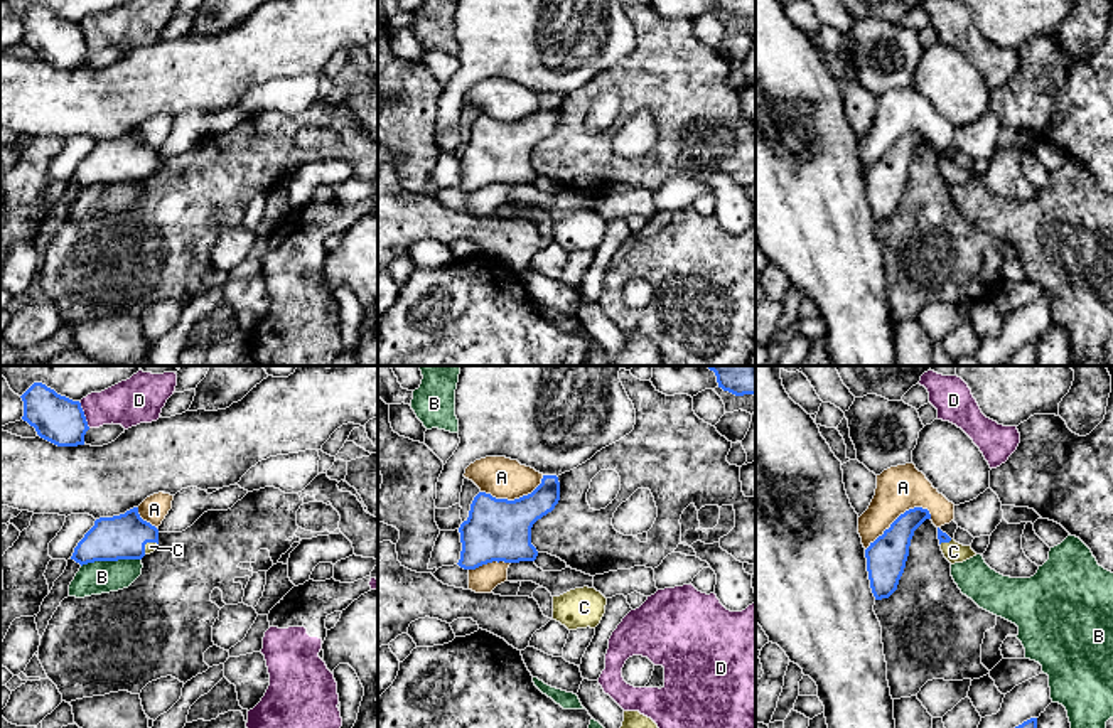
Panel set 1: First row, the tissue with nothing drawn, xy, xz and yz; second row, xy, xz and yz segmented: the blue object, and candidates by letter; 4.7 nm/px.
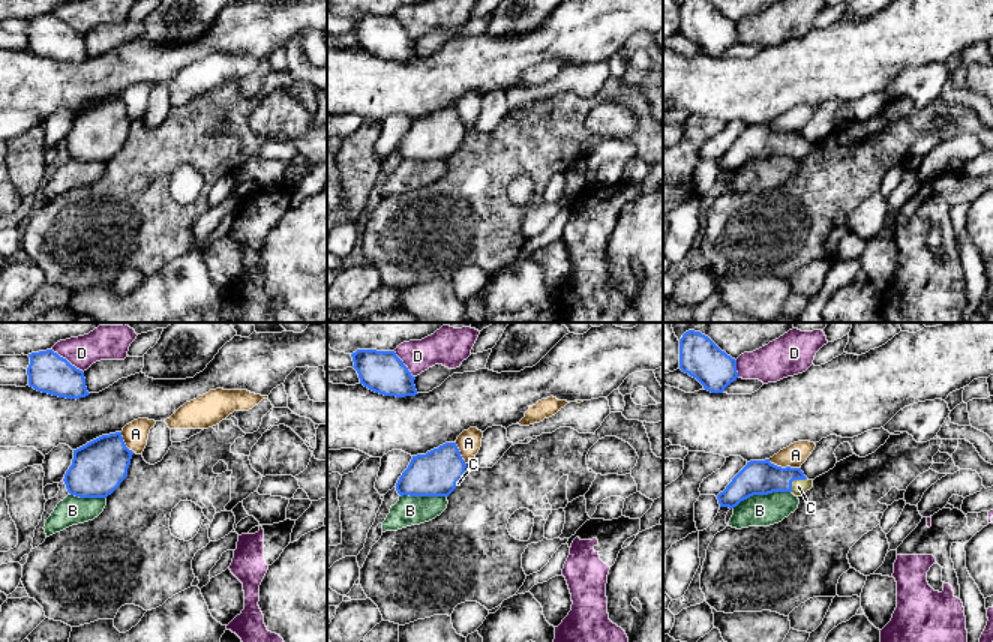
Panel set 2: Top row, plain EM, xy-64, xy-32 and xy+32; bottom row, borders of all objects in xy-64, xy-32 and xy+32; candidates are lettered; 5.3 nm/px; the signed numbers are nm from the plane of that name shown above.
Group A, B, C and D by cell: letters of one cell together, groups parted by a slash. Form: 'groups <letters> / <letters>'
groups A / B / C / D

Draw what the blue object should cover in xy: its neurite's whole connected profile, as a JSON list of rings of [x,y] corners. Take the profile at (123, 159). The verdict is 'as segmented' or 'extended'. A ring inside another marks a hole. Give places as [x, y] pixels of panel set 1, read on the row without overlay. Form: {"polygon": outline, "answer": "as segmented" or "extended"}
{"polygon": [[[138,130],[113,140],[99,140],[74,170],[71,182],[94,184],[142,182],[159,169],[159,152],[143,143]]], "answer": "extended"}

